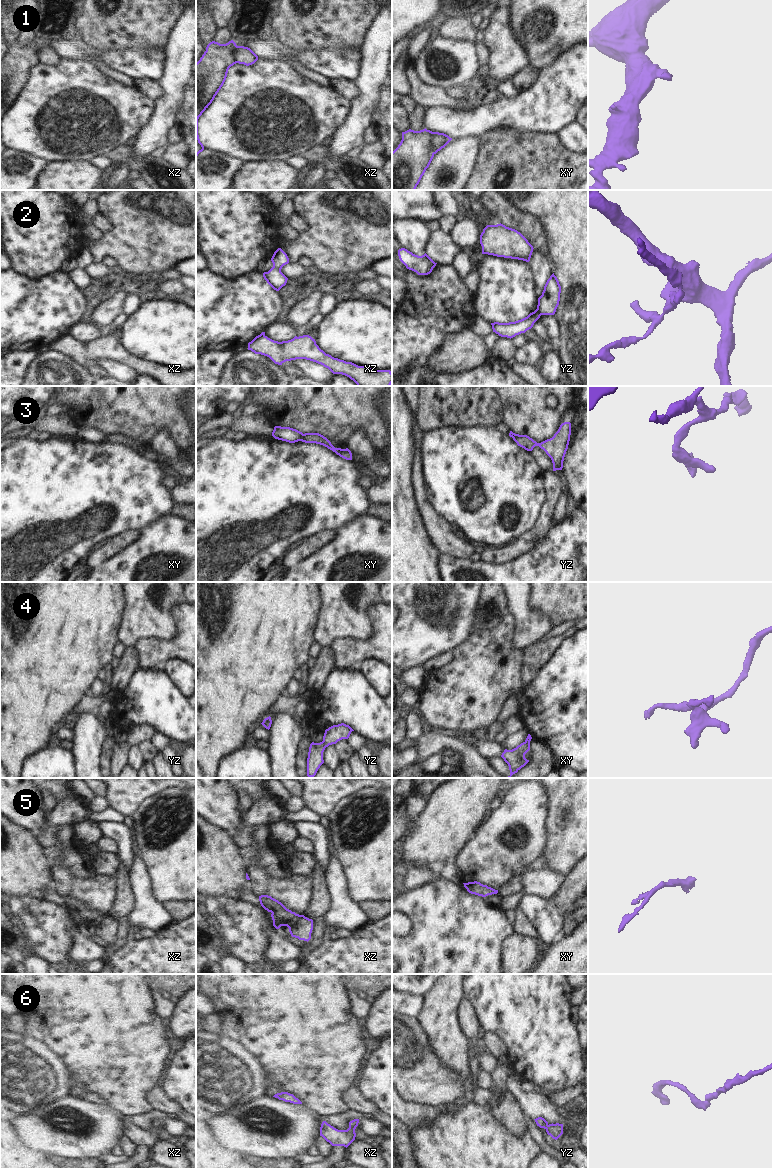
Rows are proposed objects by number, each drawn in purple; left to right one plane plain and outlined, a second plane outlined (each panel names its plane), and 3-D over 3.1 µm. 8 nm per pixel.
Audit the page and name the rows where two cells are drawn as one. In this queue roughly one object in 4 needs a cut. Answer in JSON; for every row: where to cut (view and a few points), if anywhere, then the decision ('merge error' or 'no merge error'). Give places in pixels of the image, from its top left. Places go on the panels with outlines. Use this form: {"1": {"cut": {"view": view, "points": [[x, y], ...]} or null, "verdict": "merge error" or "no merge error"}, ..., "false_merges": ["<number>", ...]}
{"1": {"cut": {"view": "xy", "points": [[434, 132], [433, 153]]}, "verdict": "merge error"}, "2": {"cut": {"view": "yz", "points": [[536, 309], [540, 315]]}, "verdict": "merge error"}, "3": {"cut": {"view": "xy", "points": [[303, 434], [298, 440]]}, "verdict": "merge error"}, "4": {"cut": null, "verdict": "no merge error"}, "5": {"cut": null, "verdict": "no merge error"}, "6": {"cut": null, "verdict": "no merge error"}, "false_merges": ["1", "2", "3"]}

